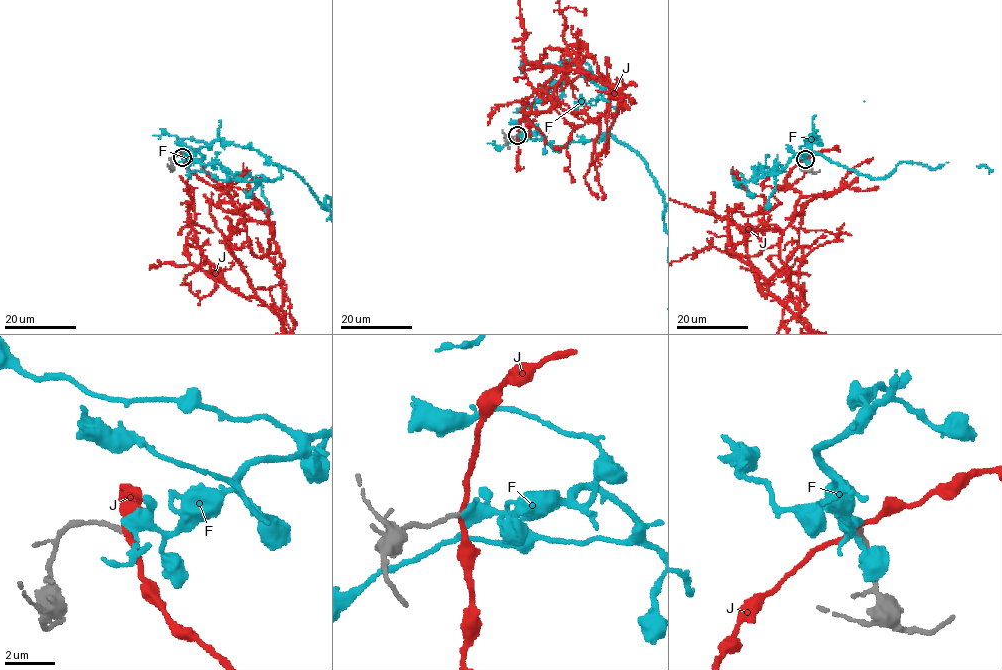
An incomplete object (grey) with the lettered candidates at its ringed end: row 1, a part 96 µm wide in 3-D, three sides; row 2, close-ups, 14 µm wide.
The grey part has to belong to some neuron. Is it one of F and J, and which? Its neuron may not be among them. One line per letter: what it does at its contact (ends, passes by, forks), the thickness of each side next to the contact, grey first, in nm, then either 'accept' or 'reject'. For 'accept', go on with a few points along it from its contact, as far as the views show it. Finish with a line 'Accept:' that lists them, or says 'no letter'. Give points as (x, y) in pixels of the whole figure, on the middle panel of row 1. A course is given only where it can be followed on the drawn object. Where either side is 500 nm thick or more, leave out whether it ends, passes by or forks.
F: it passes by | 190/420 nm | accept
J: it passes by | 190/180 nm | reject
Accept: F

